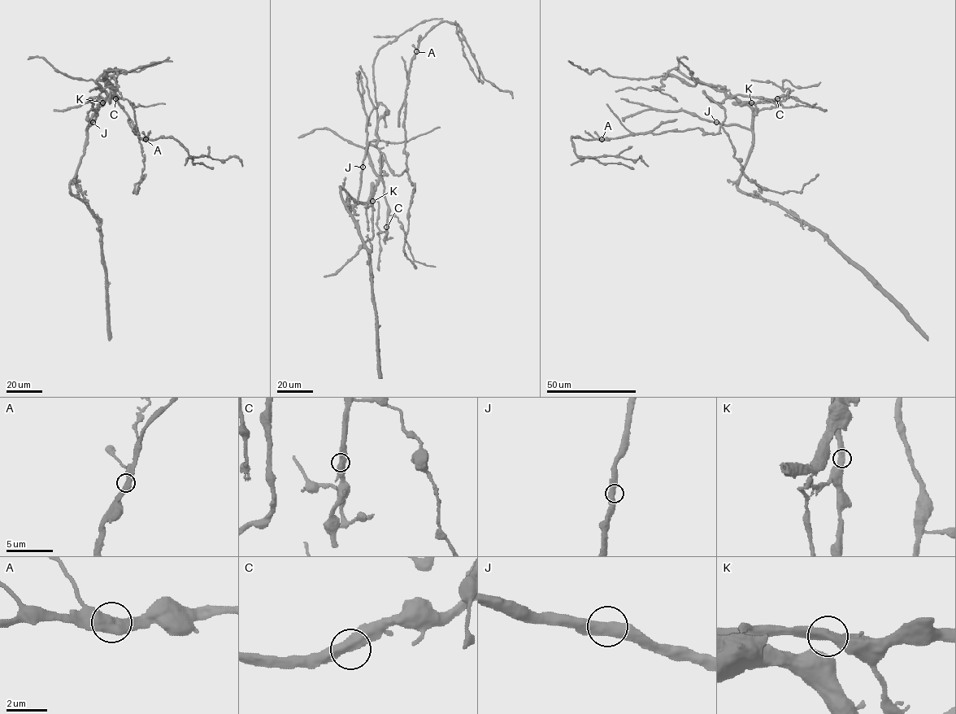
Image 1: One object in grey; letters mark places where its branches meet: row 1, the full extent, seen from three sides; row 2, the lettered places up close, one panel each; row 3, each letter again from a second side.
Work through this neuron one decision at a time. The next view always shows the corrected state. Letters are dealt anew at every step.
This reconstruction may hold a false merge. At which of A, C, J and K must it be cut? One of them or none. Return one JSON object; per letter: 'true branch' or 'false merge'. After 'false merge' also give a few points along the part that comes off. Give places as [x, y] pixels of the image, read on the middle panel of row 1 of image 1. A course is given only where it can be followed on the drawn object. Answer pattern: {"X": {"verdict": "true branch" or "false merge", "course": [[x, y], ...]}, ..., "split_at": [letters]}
{"A": {"verdict": "false merge", "course": [[416, 51], [410, 65], [405, 99], [399, 112], [399, 127]]}, "C": {"verdict": "true branch"}, "J": {"verdict": "true branch"}, "K": {"verdict": "true branch"}, "split_at": ["A"]}

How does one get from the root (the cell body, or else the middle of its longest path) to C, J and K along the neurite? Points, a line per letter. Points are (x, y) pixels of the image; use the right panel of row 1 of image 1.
C: (723, 100), (738, 94), (777, 98)
J: (723, 100), (732, 96), (747, 104), (752, 110), (752, 128), (722, 125), (716, 122)
K: (723, 100), (732, 96), (739, 102), (751, 102)

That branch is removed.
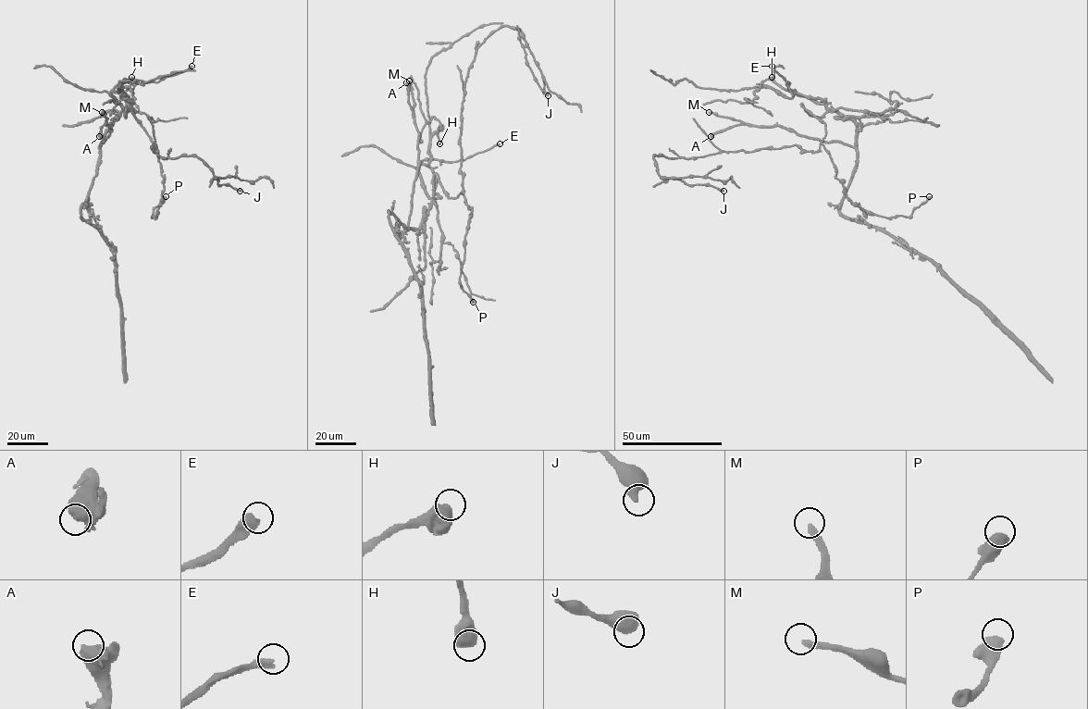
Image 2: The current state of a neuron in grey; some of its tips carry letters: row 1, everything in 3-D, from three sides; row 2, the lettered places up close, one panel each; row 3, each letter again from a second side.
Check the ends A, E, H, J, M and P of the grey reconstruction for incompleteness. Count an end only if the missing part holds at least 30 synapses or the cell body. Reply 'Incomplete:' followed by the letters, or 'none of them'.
Incomplete: A, E, M

